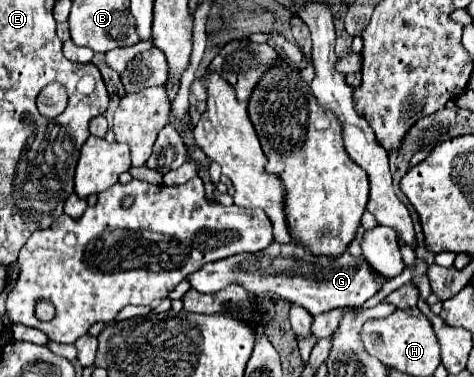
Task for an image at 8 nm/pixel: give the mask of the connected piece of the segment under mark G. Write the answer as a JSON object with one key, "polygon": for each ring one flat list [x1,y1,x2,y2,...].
{"polygon":[[273,242,269,248,261,250,257,256,253,254,253,268,251,268,249,254,237,254,199,268,195,274,189,276,189,282,191,282,191,288,205,294,219,292,233,282,243,286,253,296,259,296,263,292,273,292,289,300,291,304,303,306,313,316,317,316,339,306,361,306,367,298,377,294,383,288,383,284,389,282,389,278,375,272,367,260,351,256,349,252,329,260,323,256,313,256,295,244]]}

